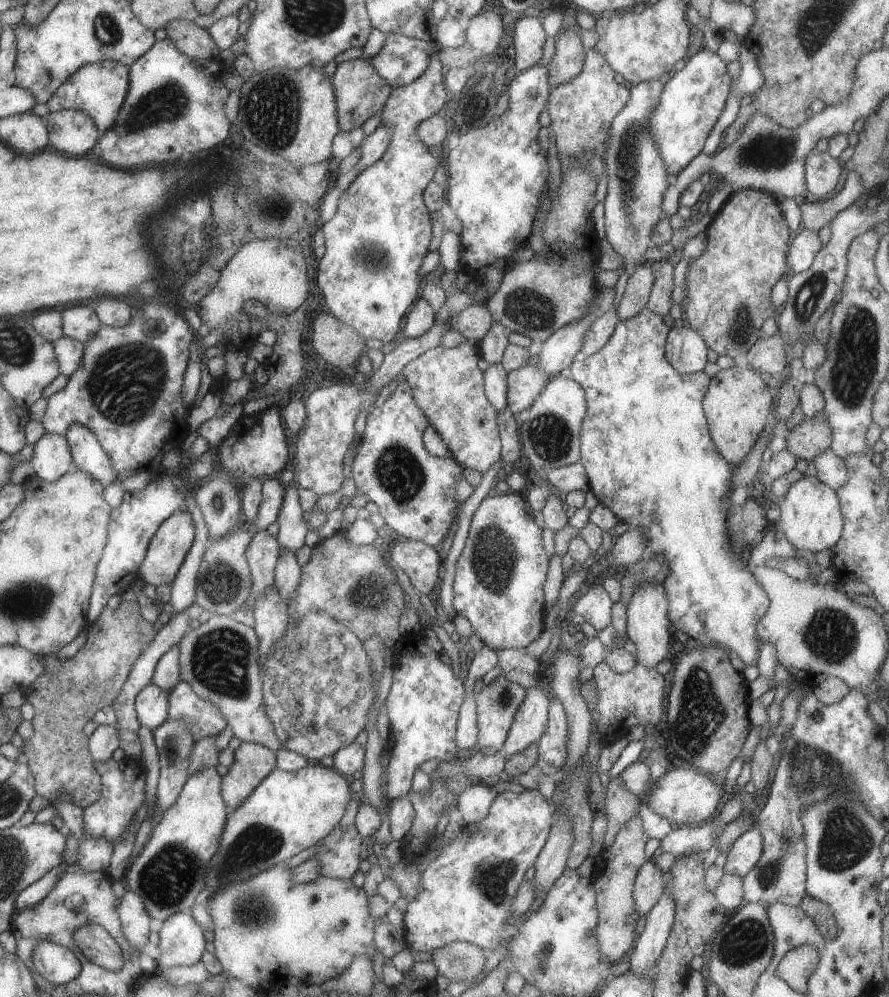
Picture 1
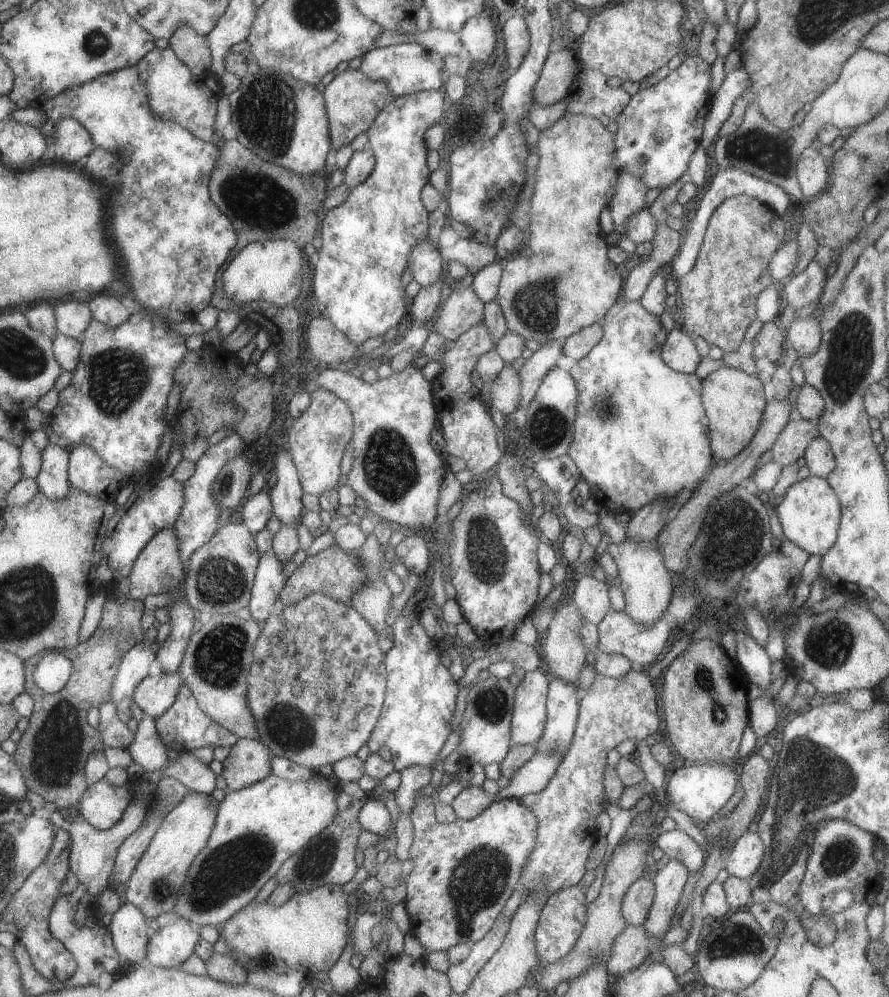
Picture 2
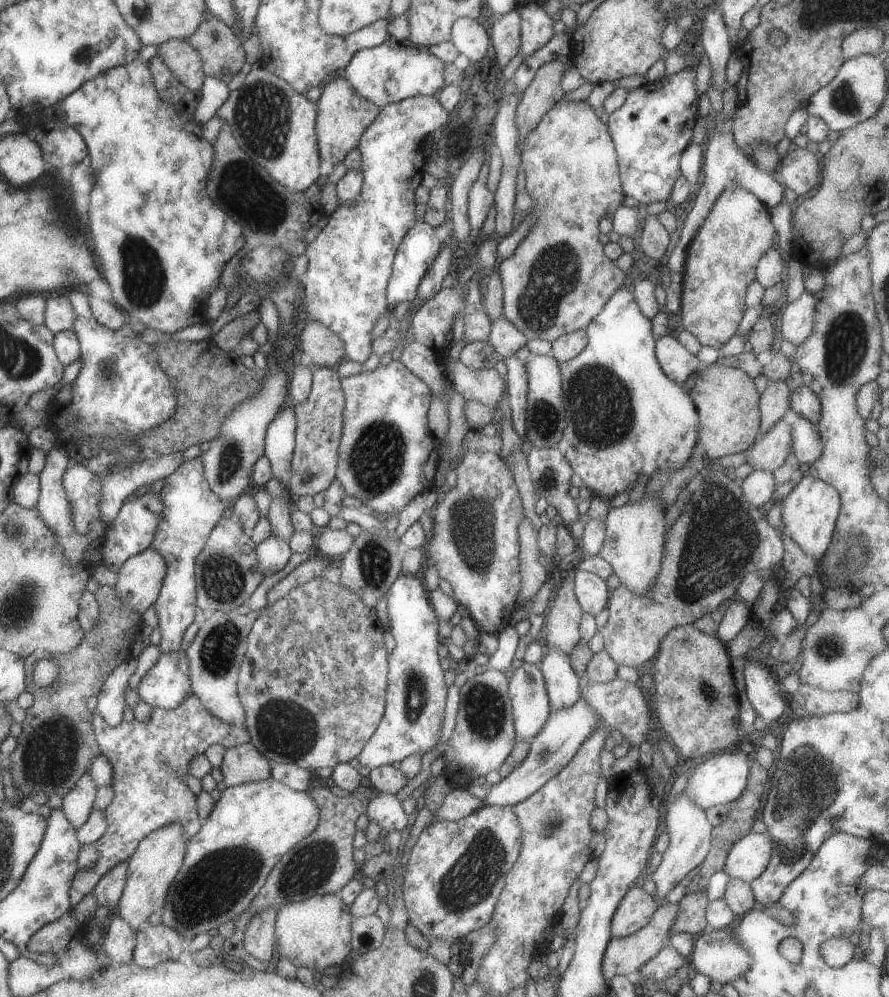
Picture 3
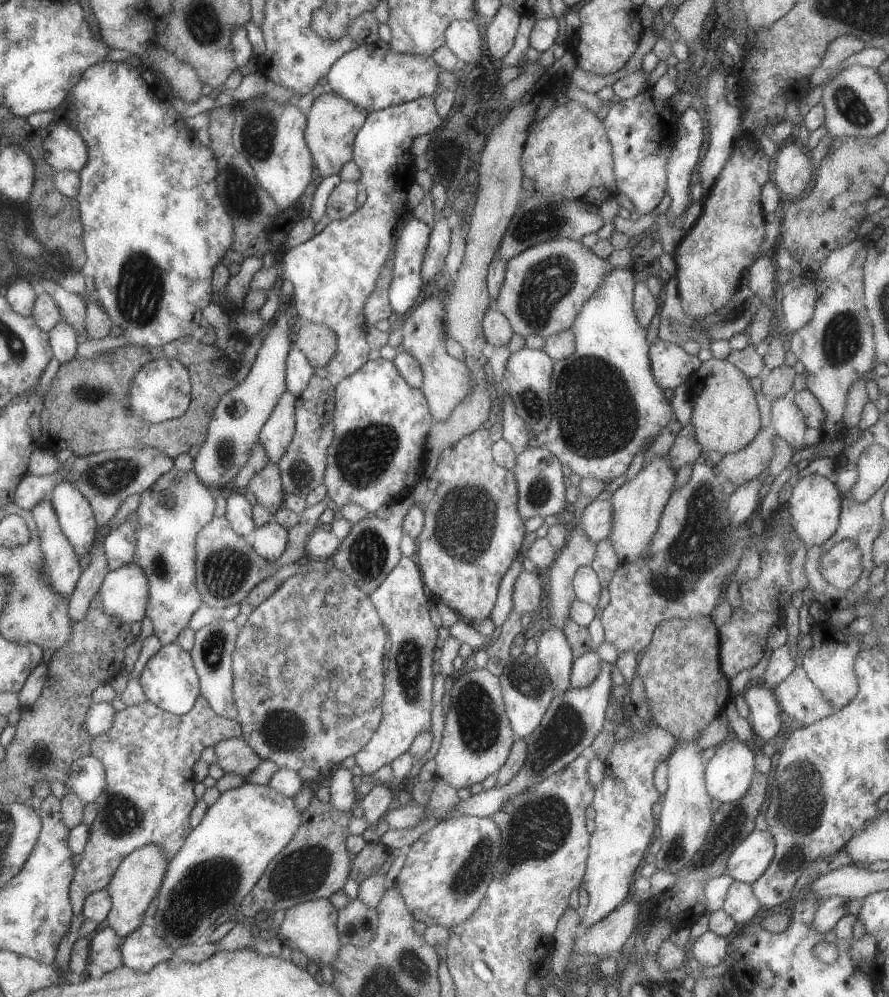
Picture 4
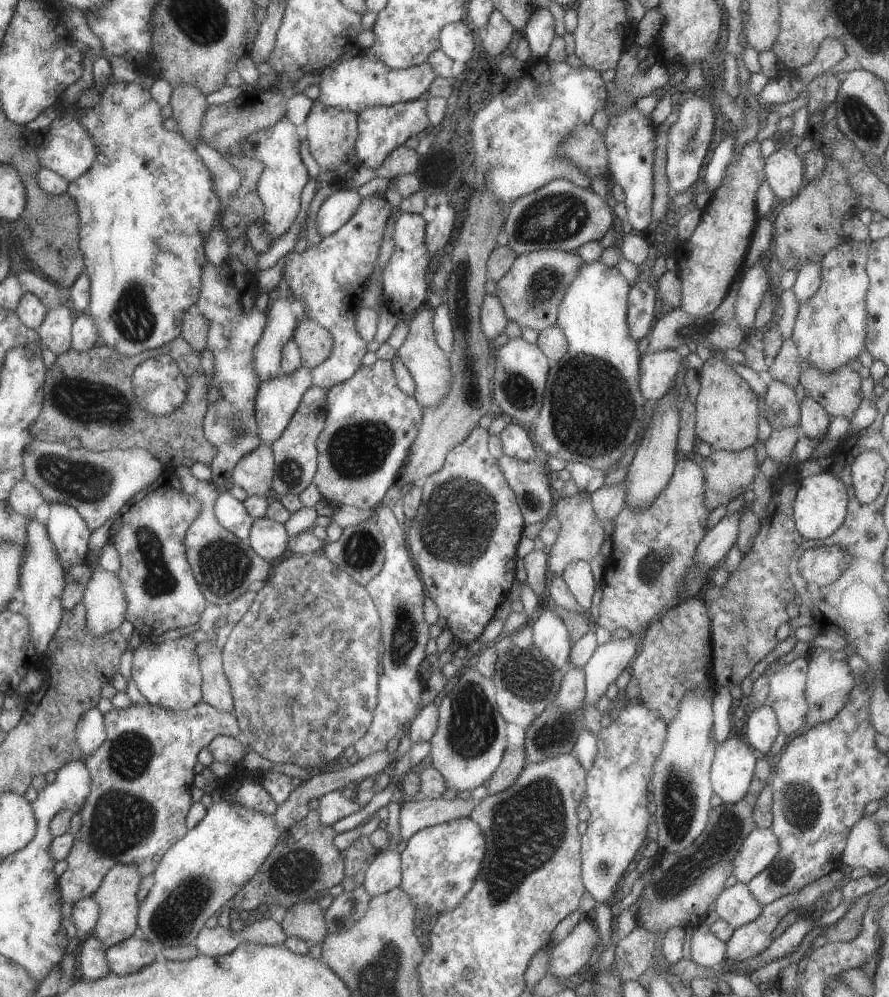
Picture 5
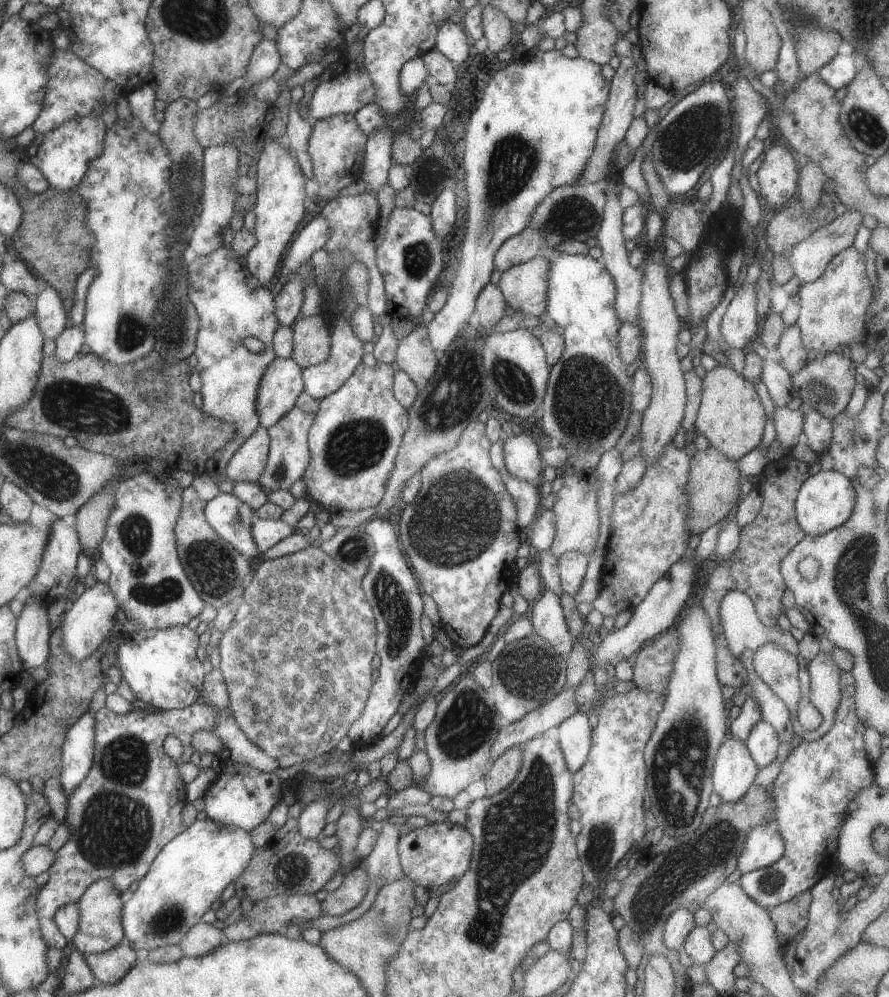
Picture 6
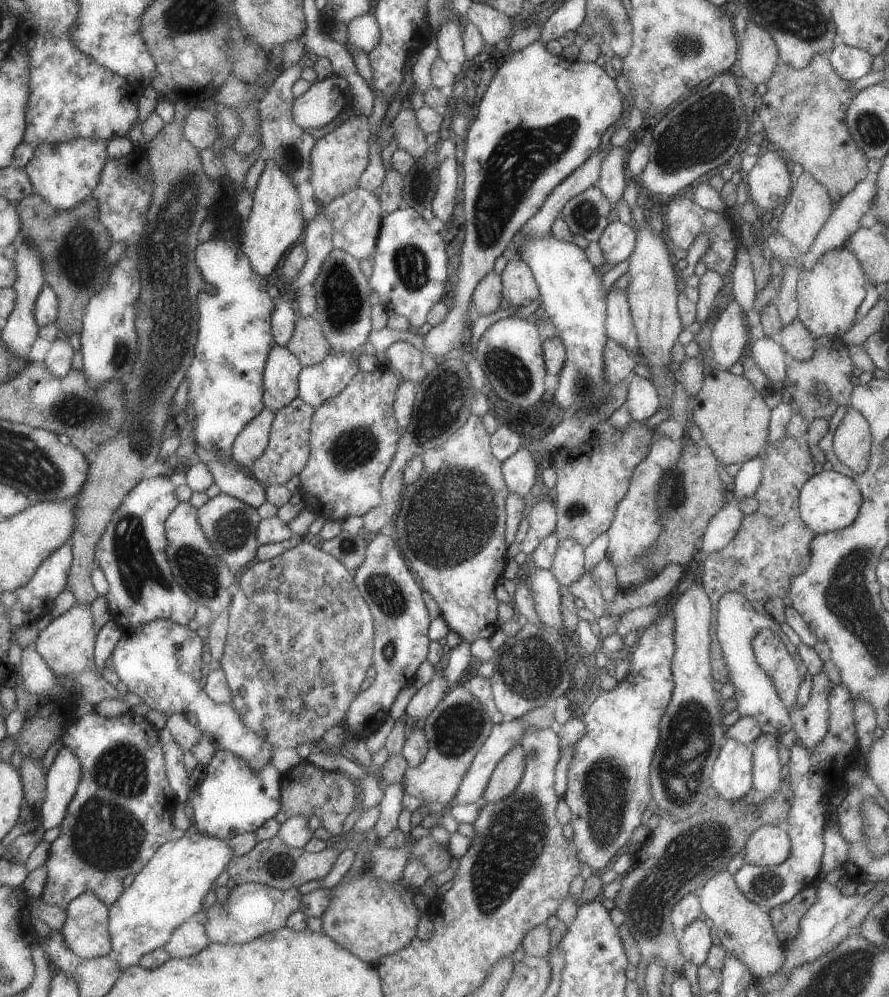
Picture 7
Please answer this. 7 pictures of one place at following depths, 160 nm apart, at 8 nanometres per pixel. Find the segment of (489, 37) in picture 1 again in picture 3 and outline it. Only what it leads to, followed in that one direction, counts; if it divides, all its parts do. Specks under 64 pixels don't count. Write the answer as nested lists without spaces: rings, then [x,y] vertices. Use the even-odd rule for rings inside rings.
[[[459,17],[451,27],[450,41],[470,63],[481,60],[491,48],[485,25],[469,17]]]

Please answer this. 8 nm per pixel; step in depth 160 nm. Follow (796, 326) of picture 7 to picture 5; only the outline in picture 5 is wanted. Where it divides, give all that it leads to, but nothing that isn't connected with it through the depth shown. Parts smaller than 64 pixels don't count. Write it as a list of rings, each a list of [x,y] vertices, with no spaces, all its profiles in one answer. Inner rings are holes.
[[[787,338],[787,340],[782,340],[779,352],[777,352],[767,372],[773,380],[779,380],[779,382],[783,382],[783,384],[794,389],[799,383],[801,374],[800,362],[797,348],[793,345],[791,338]]]

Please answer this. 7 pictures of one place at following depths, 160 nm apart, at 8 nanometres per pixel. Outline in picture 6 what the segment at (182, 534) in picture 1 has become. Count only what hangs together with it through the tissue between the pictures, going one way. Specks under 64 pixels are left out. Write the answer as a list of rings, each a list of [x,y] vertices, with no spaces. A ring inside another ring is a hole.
[[[96,581],[96,583],[84,590],[71,606],[66,610],[64,616],[64,639],[68,653],[74,659],[88,657],[97,650],[101,641],[111,635],[111,626],[114,623],[114,614],[117,610],[117,601],[109,590],[107,583]]]

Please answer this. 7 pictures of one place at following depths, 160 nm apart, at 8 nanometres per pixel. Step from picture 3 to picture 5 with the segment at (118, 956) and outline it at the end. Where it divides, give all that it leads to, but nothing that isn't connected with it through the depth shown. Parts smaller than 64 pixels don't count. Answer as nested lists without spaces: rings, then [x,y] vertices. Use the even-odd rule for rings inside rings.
[[[89,936],[83,942],[79,956],[77,956],[76,968],[76,977],[85,981],[94,981],[110,973],[106,948],[98,938]]]

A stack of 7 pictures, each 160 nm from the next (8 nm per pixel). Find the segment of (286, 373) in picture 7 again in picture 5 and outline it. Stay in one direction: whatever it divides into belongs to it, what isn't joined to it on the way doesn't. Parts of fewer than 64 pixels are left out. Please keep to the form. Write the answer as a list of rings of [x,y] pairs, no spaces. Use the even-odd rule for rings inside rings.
[[[301,366],[291,370],[291,374],[285,374],[285,372],[280,371],[275,378],[260,382],[254,401],[254,418],[261,442],[271,445],[279,438],[279,434],[285,430],[285,426],[287,426],[291,416],[298,408],[305,390],[310,387],[311,372]]]

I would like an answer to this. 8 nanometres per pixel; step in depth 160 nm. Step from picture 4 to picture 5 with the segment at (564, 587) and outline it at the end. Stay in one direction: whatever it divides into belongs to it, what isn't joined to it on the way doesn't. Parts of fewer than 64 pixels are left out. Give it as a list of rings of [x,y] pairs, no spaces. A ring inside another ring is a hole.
[[[575,494],[569,498],[557,498],[552,507],[552,514],[559,522],[559,533],[553,546],[546,548],[547,567],[550,575],[560,576],[563,568],[577,560],[587,563],[600,552],[600,547],[604,542],[602,524],[595,518],[595,512],[591,507],[590,498],[585,498],[583,494]]]

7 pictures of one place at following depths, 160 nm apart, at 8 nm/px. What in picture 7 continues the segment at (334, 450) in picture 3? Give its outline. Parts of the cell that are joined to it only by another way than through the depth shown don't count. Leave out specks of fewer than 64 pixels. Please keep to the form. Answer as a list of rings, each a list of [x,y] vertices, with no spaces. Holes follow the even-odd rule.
[[[295,397],[282,409],[274,412],[268,434],[268,443],[265,450],[254,460],[249,470],[250,475],[259,481],[263,487],[269,485],[284,485],[289,478],[298,475],[308,461],[309,452],[309,425],[314,408]]]

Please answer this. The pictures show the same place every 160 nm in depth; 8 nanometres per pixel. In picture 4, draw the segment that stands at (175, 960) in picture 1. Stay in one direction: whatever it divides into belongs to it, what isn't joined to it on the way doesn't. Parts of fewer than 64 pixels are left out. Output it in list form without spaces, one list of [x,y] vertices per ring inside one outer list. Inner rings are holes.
[[[141,925],[130,932],[121,944],[122,964],[140,973],[151,970],[157,963],[166,961],[174,954],[168,942],[147,925]]]

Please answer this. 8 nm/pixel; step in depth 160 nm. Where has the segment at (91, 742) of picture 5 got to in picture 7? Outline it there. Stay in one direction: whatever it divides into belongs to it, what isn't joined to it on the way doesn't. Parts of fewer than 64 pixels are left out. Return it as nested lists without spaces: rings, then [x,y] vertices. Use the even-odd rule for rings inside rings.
[[[64,745],[48,770],[48,795],[43,806],[38,810],[41,814],[43,830],[62,825],[79,779],[78,758],[69,747]]]

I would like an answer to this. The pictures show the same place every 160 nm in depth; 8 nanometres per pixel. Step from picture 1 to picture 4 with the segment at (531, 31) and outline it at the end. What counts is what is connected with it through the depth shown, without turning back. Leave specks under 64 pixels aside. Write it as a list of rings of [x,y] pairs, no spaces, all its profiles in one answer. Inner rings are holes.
[[[501,5],[489,19],[485,30],[485,44],[493,58],[505,56],[513,46],[513,38],[519,26],[519,14],[509,7]]]

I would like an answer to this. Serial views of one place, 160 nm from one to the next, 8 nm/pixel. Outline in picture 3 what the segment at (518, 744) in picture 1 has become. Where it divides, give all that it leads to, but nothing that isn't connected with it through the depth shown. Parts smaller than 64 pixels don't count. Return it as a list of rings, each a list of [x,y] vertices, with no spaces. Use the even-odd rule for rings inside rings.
[[[517,662],[508,681],[512,723],[518,740],[531,741],[550,715],[549,699],[541,669],[531,663]]]

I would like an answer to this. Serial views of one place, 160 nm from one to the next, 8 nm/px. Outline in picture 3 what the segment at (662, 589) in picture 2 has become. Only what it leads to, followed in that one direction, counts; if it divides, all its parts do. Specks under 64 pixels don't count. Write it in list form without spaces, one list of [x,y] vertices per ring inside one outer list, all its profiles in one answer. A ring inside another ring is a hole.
[[[644,492],[639,502],[626,502],[619,507],[609,507],[605,525],[604,541],[598,555],[611,565],[620,584],[636,595],[647,595],[655,584],[666,537],[663,515],[665,508],[656,497],[648,497]]]

